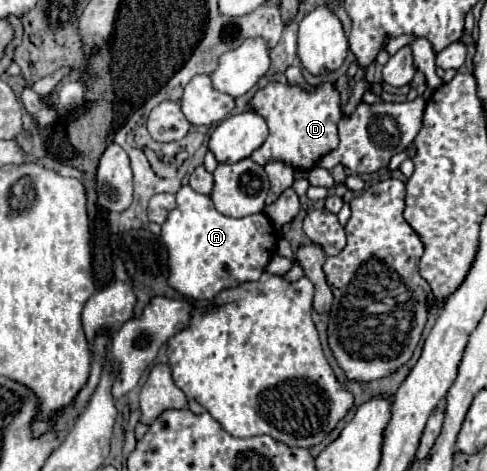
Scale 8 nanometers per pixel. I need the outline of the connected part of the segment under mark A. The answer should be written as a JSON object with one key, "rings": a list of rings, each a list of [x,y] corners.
{"rings":[[[188,184],[176,192],[176,210],[162,224],[162,240],[168,248],[170,286],[192,300],[214,300],[222,290],[256,282],[276,248],[276,230],[264,212],[230,218],[214,208],[210,196],[194,192]]]}

